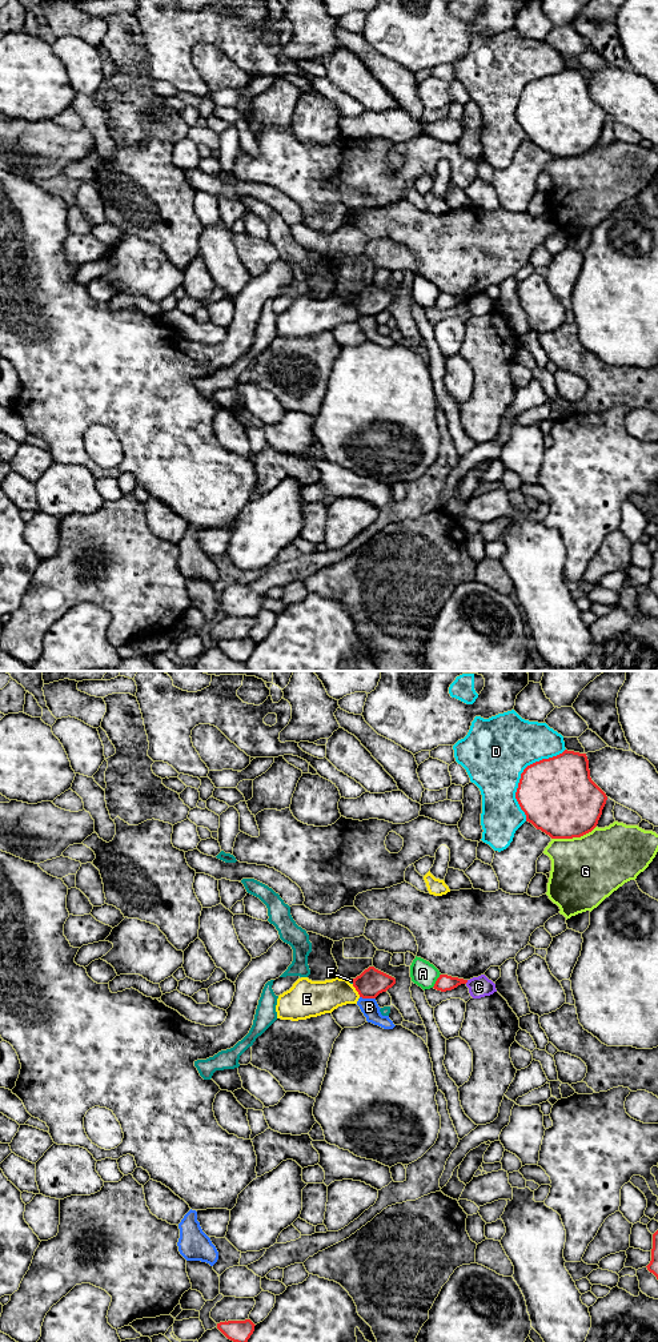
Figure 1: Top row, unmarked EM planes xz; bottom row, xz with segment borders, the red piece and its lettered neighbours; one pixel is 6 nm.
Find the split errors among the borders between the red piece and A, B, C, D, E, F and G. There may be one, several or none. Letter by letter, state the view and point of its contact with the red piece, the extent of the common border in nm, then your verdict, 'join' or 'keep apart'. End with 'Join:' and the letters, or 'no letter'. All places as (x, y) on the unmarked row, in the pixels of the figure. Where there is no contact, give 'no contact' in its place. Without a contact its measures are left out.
A: contact xz (437, 298); length 100 nm; keep apart
B: contact xz (368, 316); length 100 nm; keep apart
C: contact xz (466, 300); length 30 nm; keep apart
D: contact xz (521, 93); length 500 nm; keep apart
E: contact xz (356, 308); length 90 nm; keep apart
F: contact xz (353, 300); length 30 nm; keep apart
G: contact xz (573, 155); length 280 nm; keep apart
Join: no letter

